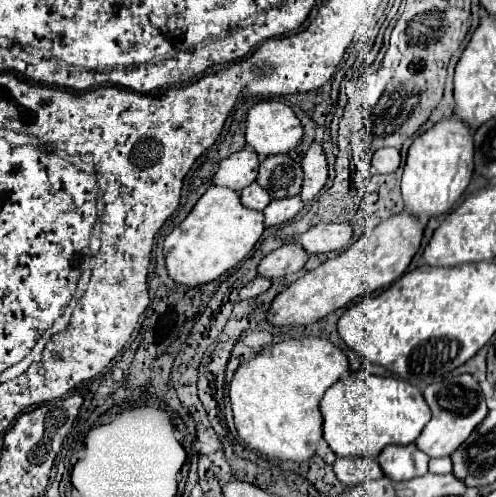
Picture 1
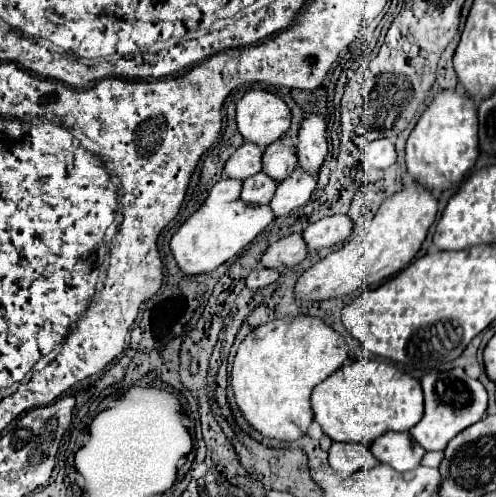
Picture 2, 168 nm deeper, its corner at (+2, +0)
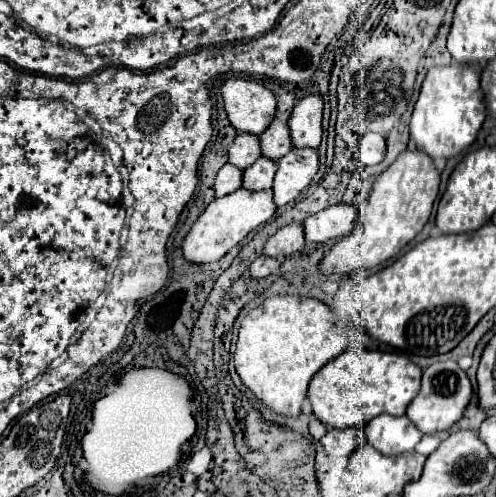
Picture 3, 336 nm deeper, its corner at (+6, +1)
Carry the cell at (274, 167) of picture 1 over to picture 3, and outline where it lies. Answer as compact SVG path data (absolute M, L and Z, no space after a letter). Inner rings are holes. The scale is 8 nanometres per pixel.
M273 119L267 131L259 135L259 141L261 141L261 153L269 159L281 159L281 155L285 155L293 147L289 137L289 127L279 119Z

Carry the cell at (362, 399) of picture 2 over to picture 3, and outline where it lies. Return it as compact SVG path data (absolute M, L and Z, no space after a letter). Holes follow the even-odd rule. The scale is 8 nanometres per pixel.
M347 349L339 357L325 363L309 383L309 399L313 413L327 427L359 427L369 419L389 413L405 415L407 405L419 391L421 367L411 363L397 351L369 351L369 349Z

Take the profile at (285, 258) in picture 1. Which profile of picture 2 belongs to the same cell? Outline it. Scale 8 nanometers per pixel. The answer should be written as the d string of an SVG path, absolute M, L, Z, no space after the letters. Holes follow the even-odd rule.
M291 234L281 238L279 242L271 244L265 254L261 256L261 266L273 268L273 270L283 270L283 268L293 268L297 266L303 258L307 256L307 246L301 234Z

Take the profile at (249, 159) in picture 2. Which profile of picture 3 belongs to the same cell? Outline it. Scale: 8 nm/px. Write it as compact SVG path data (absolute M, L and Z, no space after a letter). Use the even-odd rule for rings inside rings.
M239 133L229 147L229 163L233 163L239 169L247 169L253 161L259 159L259 155L259 137L251 133Z

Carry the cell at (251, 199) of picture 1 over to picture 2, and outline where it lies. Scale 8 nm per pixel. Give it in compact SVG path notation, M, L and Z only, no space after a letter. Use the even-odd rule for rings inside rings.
M259 172L243 182L241 200L247 204L269 204L269 200L275 194L275 188L277 184L273 184L273 180L265 176L265 172Z

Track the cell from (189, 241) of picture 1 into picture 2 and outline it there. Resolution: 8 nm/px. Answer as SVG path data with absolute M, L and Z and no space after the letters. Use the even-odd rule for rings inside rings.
M221 178L211 188L207 200L173 234L169 246L181 272L185 274L213 272L217 266L237 256L275 218L269 206L245 204L243 200L239 200L239 194L241 194L239 180Z

